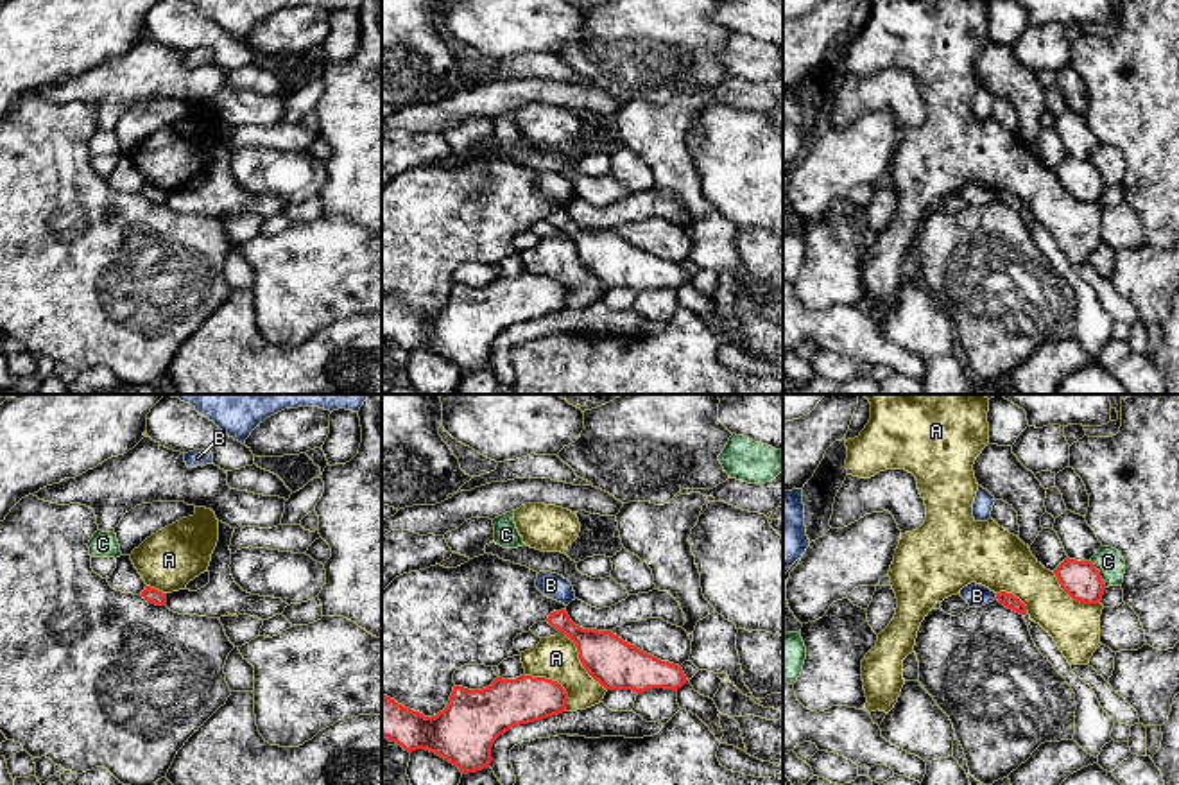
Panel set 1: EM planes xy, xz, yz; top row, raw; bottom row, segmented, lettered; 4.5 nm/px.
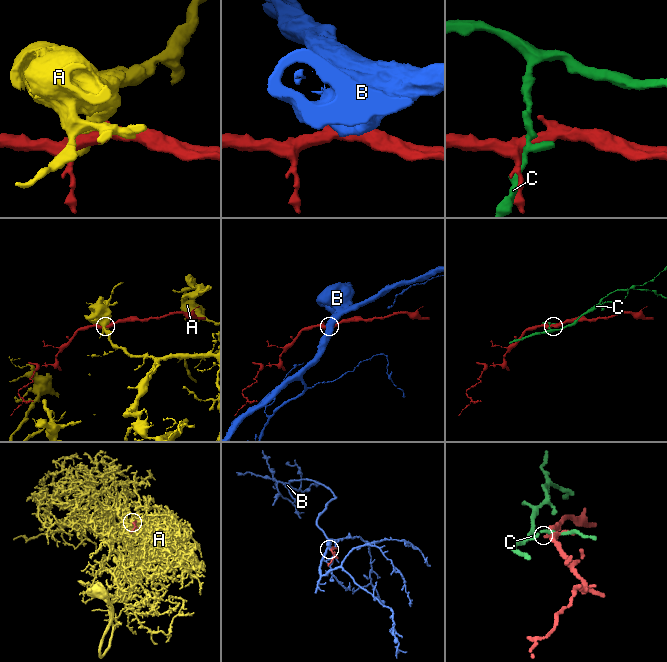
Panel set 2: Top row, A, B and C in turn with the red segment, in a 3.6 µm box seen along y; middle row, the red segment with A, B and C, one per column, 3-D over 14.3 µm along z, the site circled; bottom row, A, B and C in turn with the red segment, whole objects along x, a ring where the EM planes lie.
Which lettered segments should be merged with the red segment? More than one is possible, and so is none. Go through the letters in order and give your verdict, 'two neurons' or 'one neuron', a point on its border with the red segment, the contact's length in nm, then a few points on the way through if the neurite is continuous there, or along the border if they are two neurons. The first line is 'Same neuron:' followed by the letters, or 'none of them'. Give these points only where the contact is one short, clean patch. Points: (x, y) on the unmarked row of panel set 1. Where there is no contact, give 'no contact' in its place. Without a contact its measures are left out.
Same neuron: none of them
A: two neurons; meets red in xz at (579, 257); contact 340 nm long
B: two neurons; meets red in yz at (997, 196); contact 30 nm long; border along yz (995, 192), (997, 198)
C: two neurons; meets red in yz at (1099, 172); contact 150 nm long

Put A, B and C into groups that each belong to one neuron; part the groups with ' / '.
A / B / C

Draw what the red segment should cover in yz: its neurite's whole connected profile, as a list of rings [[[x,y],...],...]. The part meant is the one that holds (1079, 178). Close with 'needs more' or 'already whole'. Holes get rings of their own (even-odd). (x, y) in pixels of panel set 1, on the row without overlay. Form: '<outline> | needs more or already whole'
[[[1066,156],[1054,168],[1061,186],[1080,203],[1098,203],[1106,183],[1091,160]]] | already whole

